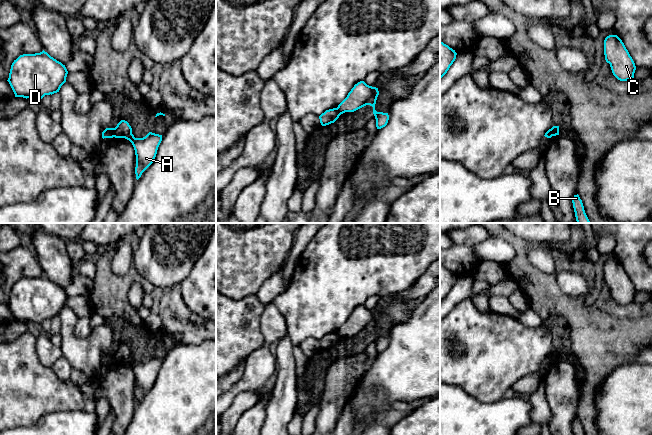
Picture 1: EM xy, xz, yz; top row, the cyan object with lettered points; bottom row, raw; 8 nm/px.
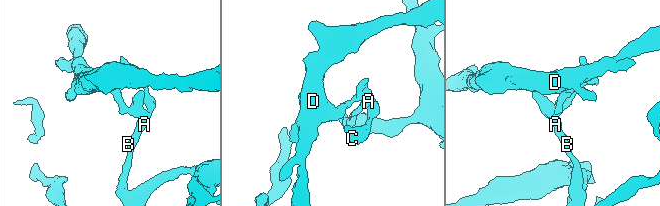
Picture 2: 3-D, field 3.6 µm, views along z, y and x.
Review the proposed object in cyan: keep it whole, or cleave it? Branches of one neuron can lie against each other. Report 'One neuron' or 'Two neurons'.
Two neurons

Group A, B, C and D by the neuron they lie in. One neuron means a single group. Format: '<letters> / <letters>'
A B C / D

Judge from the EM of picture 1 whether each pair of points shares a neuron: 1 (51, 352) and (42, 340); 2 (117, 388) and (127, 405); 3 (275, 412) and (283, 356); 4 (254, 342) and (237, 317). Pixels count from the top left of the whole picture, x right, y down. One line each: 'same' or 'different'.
1: same
2: same
3: same
4: same

